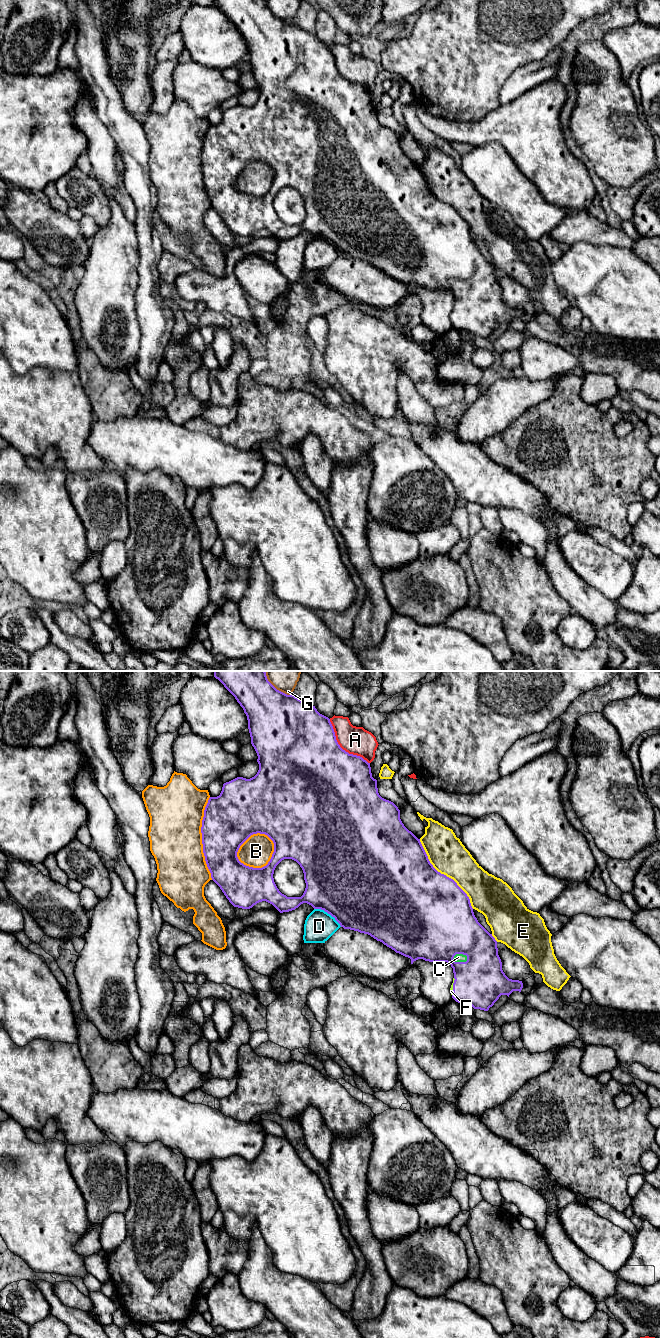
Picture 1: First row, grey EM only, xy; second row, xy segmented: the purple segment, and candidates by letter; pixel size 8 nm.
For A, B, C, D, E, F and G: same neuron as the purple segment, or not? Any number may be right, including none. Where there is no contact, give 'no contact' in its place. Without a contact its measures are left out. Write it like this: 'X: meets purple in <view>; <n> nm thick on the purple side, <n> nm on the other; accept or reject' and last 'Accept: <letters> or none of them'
A: meets purple in xy; 500 nm thick on the purple side, 220 nm on the other; reject
B: meets purple in xy; 460 nm thick on the purple side, 240 nm on the other; reject
C: meets purple in xy; 480 nm thick on the purple side, 60 nm on the other; accept
D: meets purple in xy; 500 nm thick on the purple side, 240 nm on the other; reject
E: meets purple in xy; 500 nm thick on the purple side, 300 nm on the other; reject
F: meets purple in xy; 400 nm thick on the purple side, 30 nm on the other; accept
G: meets purple in xy; 440 nm thick on the purple side, 280 nm on the other; reject
Accept: C, F

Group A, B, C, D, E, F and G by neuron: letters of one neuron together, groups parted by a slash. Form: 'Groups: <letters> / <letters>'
Groups: A / B / C F / D / E / G

